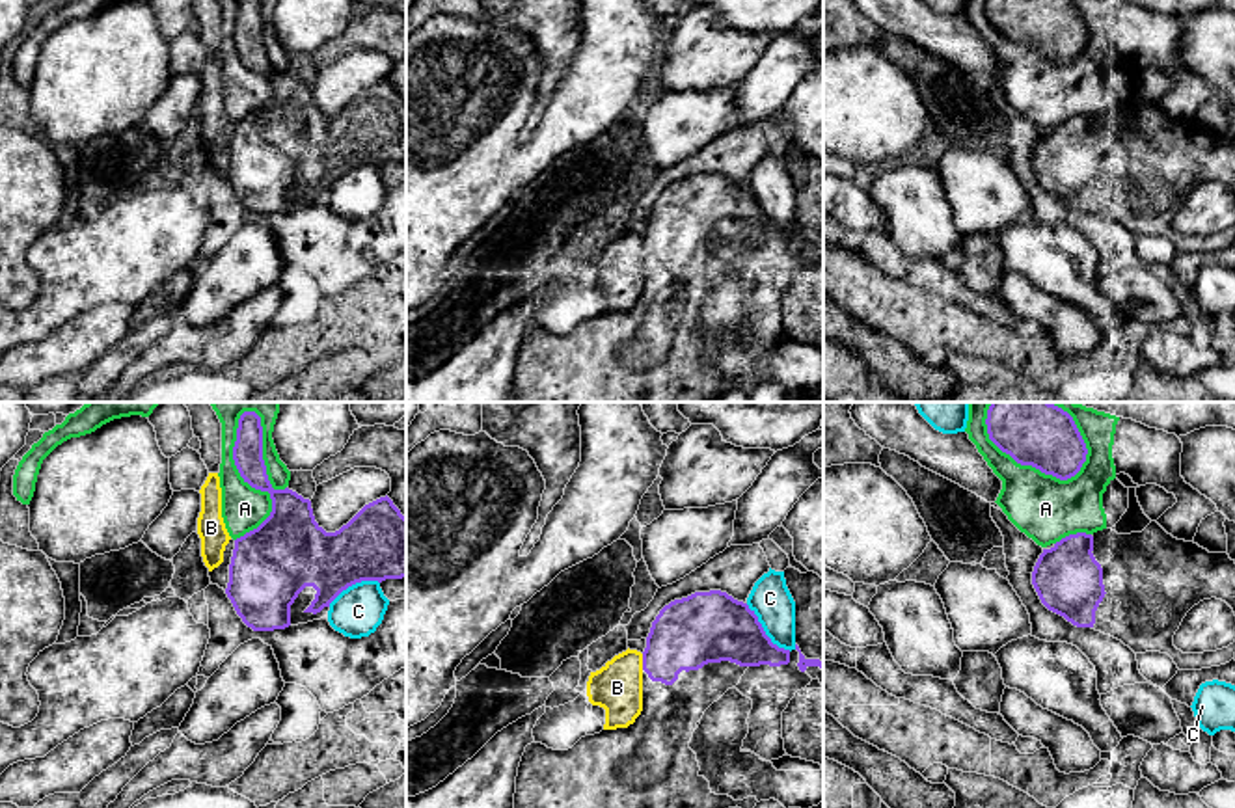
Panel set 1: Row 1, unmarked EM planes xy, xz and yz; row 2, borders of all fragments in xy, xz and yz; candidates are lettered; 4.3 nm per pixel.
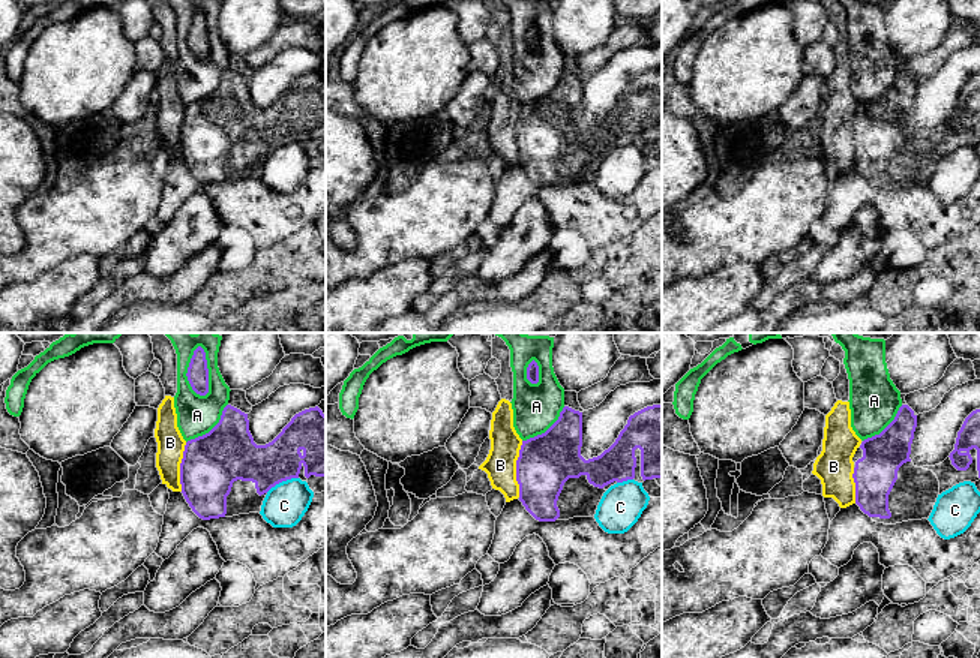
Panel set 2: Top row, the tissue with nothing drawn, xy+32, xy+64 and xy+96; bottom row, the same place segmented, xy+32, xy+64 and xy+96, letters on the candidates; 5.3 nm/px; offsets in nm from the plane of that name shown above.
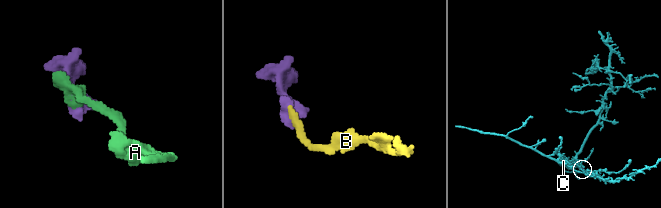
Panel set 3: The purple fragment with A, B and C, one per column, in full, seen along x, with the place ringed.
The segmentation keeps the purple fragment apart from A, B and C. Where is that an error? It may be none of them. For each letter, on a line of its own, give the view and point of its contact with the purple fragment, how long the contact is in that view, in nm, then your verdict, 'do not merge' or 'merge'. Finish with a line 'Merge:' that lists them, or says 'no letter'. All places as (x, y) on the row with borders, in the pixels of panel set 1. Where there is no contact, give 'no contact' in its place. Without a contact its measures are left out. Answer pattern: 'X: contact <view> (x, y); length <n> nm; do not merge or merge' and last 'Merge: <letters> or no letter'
A: contact xy (246, 481); length 550 nm; do not merge
B: contact xz (643, 661); length 70 nm; do not merge
C: contact xz (764, 632); length 280 nm; do not merge
Merge: no letter

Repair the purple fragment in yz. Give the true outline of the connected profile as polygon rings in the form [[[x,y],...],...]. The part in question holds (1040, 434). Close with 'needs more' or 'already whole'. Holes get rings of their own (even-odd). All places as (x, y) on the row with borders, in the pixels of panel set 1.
[[[991,402],[985,424],[1002,452],[1060,480],[1075,477],[1086,462],[1073,417],[1051,402]]]; already whole

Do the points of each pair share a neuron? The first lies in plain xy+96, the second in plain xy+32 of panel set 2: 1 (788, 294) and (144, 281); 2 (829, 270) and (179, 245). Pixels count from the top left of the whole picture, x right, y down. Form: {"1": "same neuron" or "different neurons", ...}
{"1": "same neuron", "2": "same neuron"}

